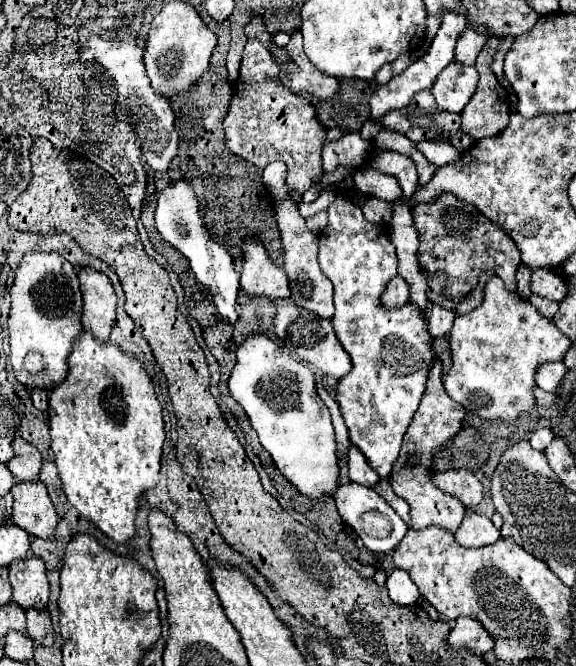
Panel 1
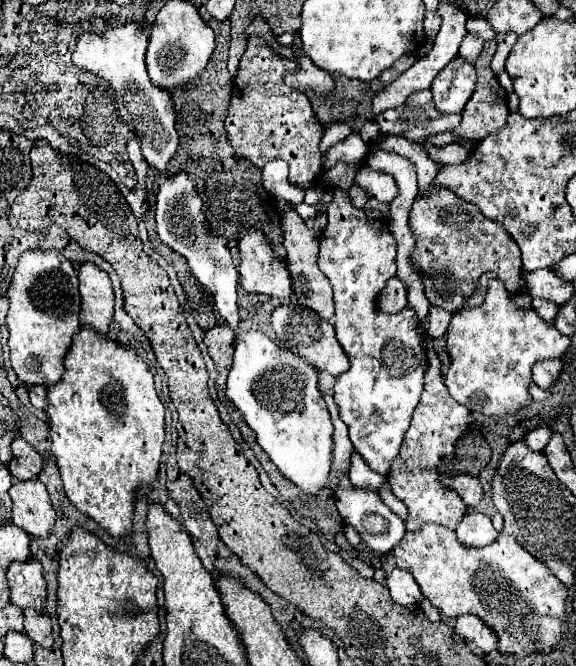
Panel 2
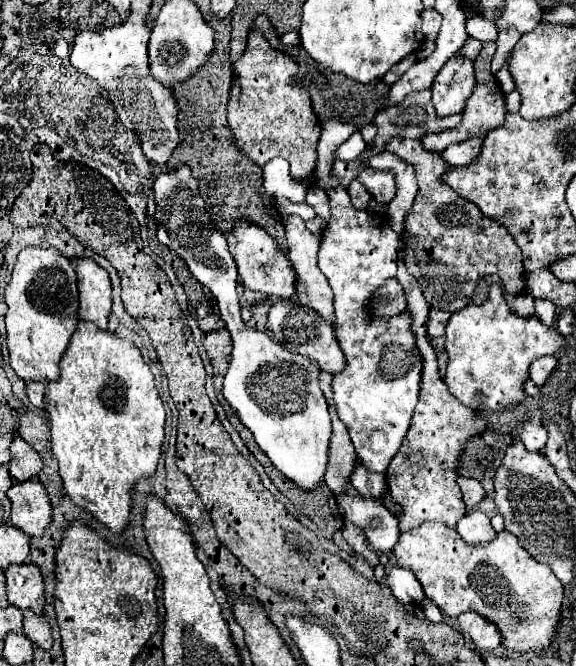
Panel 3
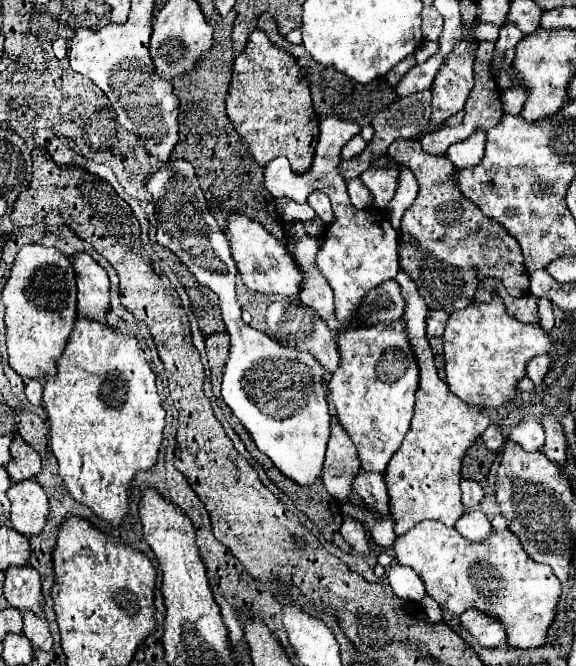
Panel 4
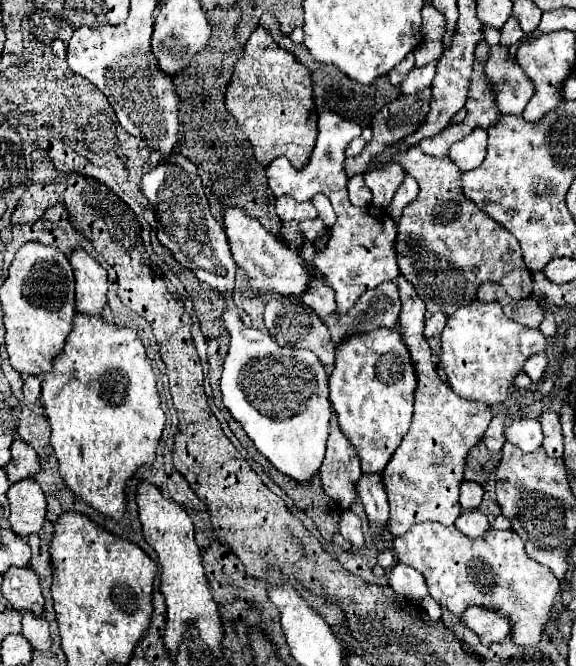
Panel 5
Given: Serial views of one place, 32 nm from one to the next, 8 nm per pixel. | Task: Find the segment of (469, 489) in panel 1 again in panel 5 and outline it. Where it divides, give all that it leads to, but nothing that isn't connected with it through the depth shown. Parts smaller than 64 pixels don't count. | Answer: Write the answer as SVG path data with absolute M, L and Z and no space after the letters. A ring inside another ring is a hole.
M462 482L460 486L460 504L464 510L476 510L482 502L484 490L476 482Z

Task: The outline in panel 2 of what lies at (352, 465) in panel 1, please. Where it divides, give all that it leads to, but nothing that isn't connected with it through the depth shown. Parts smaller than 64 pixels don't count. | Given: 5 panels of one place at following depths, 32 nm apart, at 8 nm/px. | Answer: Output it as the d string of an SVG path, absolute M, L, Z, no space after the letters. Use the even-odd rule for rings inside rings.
M358 452L352 454L352 468L350 468L350 482L356 486L356 488L362 488L362 490L370 490L370 492L378 492L380 490L380 484L386 482L384 476L372 472L366 462L360 458Z

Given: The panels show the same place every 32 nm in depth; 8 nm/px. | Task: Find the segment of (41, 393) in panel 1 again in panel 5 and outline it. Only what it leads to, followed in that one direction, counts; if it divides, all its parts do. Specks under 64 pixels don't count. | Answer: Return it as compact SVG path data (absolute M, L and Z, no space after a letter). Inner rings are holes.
M38 376L24 378L24 396L28 402L40 402L40 378Z

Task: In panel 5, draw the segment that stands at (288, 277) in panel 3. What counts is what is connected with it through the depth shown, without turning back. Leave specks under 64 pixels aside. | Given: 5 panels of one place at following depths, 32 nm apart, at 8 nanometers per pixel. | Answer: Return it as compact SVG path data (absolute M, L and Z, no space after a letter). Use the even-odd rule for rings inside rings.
M226 208L222 212L222 222L230 242L232 258L242 270L246 270L252 288L262 292L300 296L304 290L310 288L310 280L314 276L320 276L318 272L306 268L304 260L300 260L300 254L296 250L288 248L282 240L278 240L272 232L268 232L256 218L250 218L240 208Z

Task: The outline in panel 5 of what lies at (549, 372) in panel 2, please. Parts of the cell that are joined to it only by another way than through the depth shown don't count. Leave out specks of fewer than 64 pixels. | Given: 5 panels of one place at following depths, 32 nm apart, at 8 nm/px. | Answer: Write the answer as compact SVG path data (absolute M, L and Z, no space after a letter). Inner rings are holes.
M540 352L540 354L528 358L528 362L524 364L524 372L532 378L532 382L540 382L540 378L546 370L546 364L548 364L548 356L544 352Z

